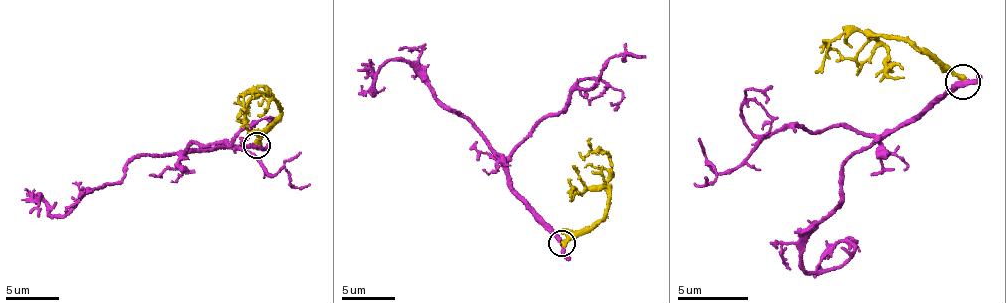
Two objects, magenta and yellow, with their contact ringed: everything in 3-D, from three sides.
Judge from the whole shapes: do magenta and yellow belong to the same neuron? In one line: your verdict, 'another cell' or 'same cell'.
another cell

